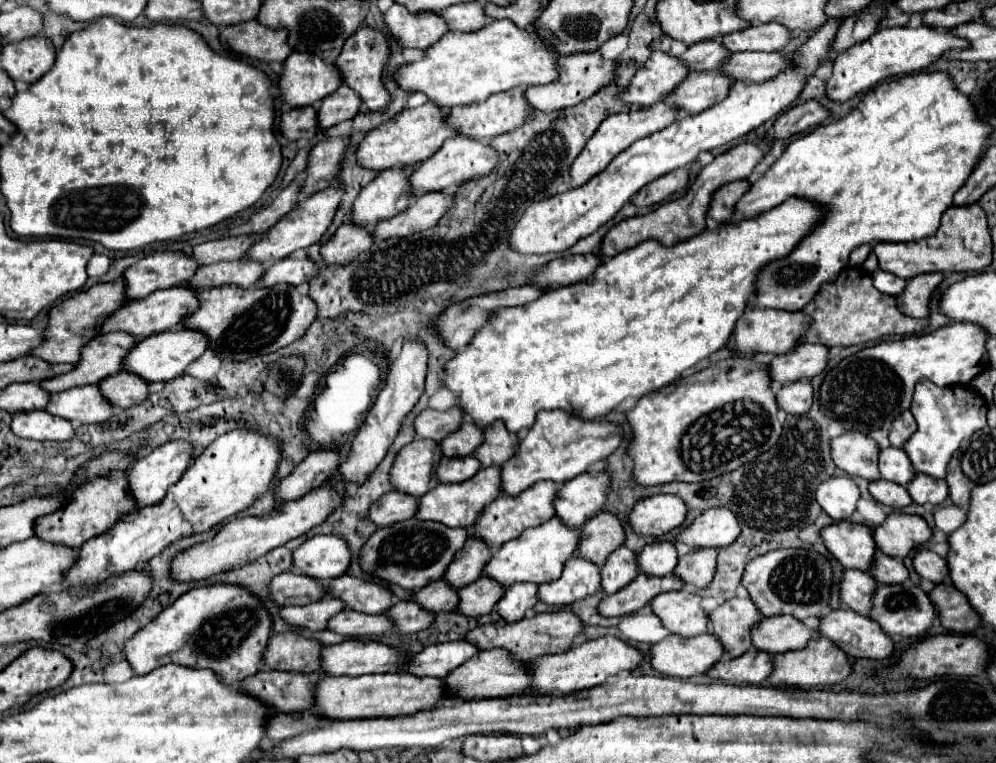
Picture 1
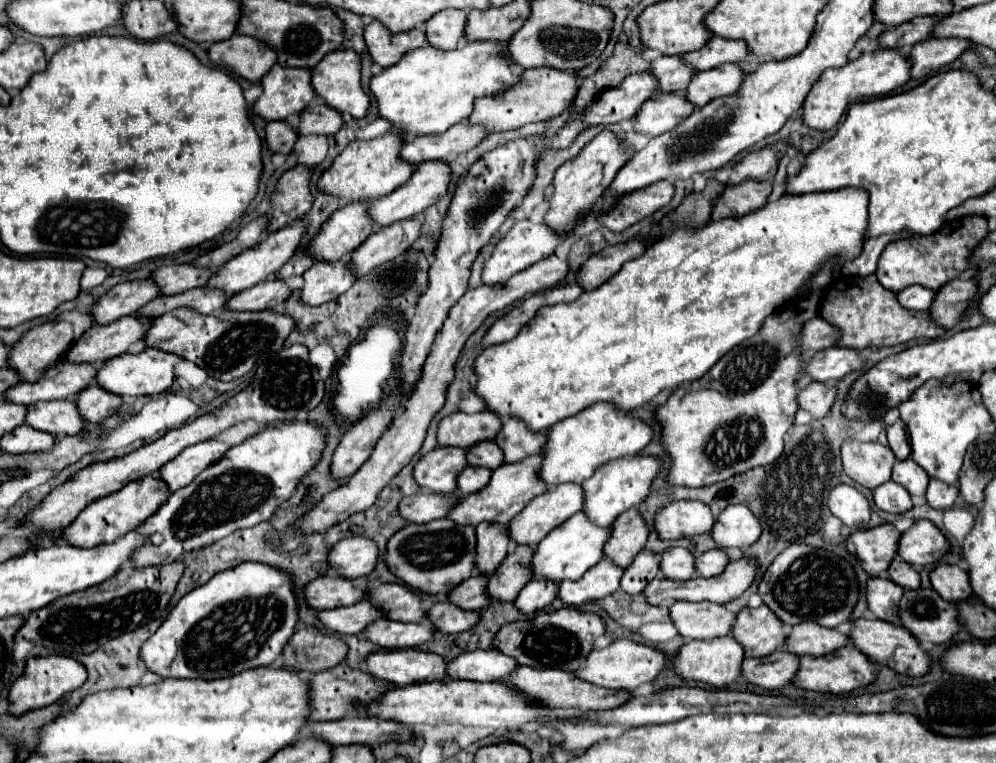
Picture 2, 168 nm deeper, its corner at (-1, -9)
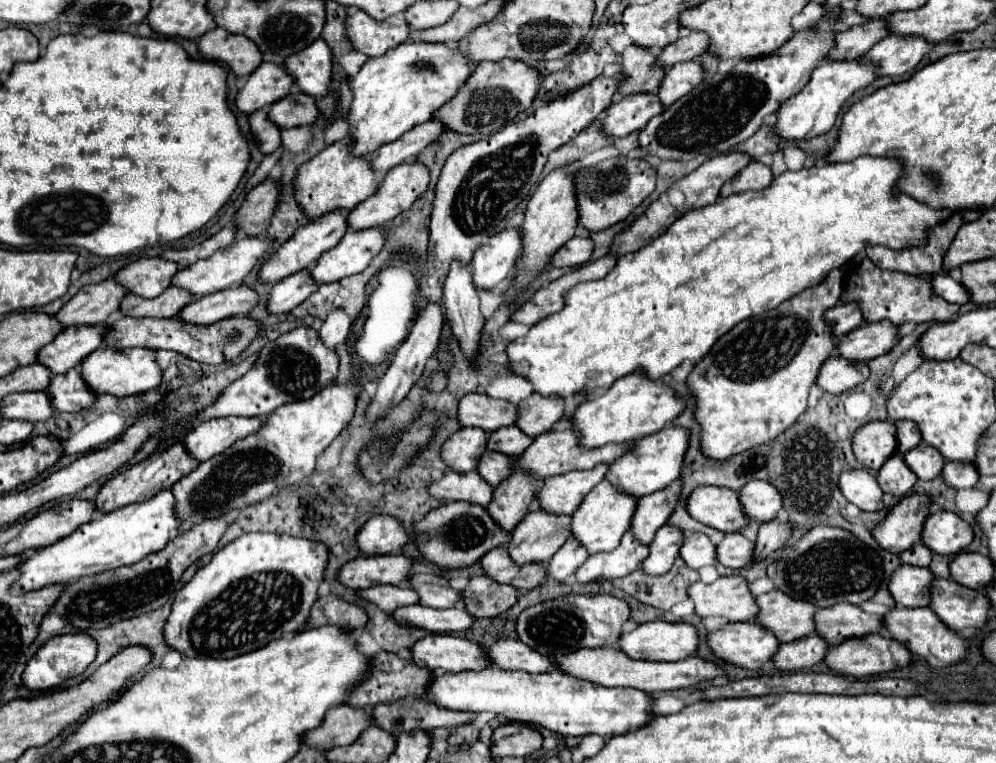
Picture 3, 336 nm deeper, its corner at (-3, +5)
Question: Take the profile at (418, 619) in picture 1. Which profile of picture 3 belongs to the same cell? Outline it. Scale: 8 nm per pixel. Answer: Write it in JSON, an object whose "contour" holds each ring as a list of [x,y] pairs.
{"contour":[[[488,576],[472,578],[470,580],[470,586],[464,590],[464,606],[476,618],[492,618],[492,616],[498,616],[498,614],[506,612],[510,606],[514,606],[516,600],[518,600],[518,590],[514,586],[494,582]]]}

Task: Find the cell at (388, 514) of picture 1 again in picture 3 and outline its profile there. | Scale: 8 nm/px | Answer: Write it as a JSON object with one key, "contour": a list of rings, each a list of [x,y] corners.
{"contour":[[[446,472],[440,480],[432,482],[430,486],[430,494],[450,502],[450,500],[462,500],[468,504],[480,504],[480,506],[488,506],[490,498],[492,498],[494,488],[490,484],[486,484],[486,480],[482,480],[480,474],[476,472]]]}

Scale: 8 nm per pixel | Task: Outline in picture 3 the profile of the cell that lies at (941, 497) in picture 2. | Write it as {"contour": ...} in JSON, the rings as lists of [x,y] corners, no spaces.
{"contour":[[[946,462],[942,478],[952,488],[974,488],[980,482],[980,474],[974,470],[974,462]]]}

